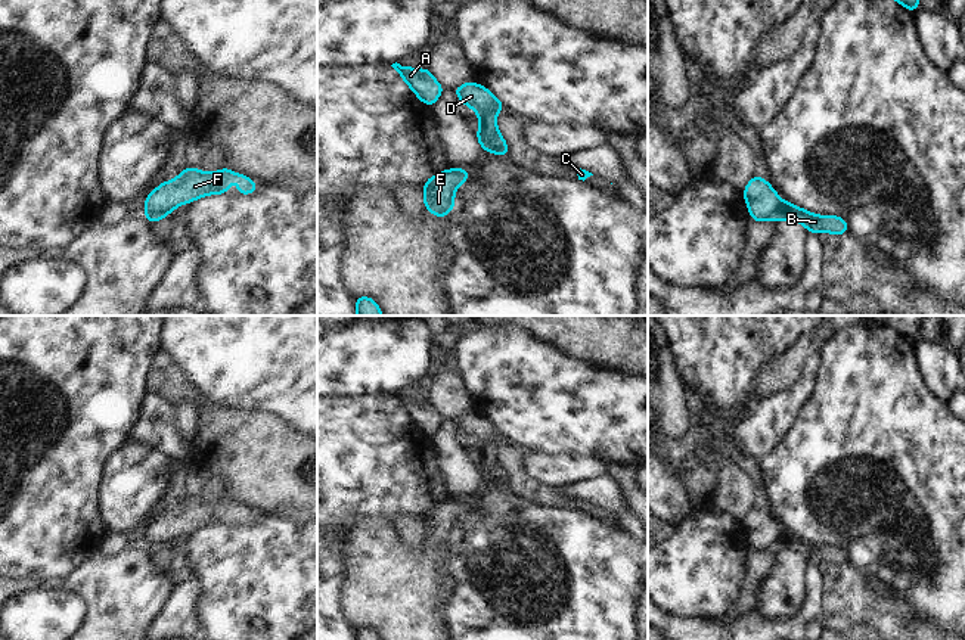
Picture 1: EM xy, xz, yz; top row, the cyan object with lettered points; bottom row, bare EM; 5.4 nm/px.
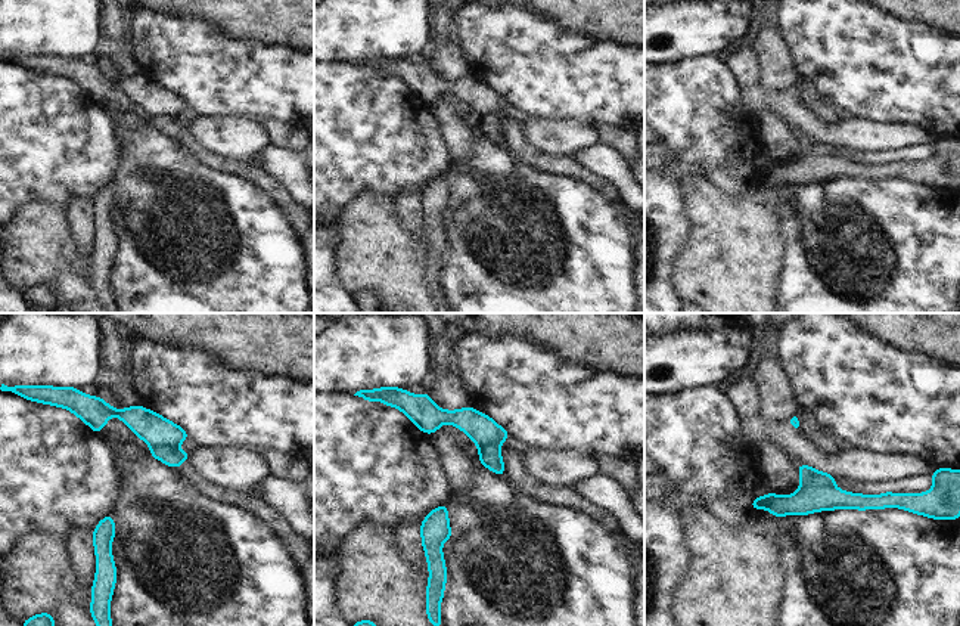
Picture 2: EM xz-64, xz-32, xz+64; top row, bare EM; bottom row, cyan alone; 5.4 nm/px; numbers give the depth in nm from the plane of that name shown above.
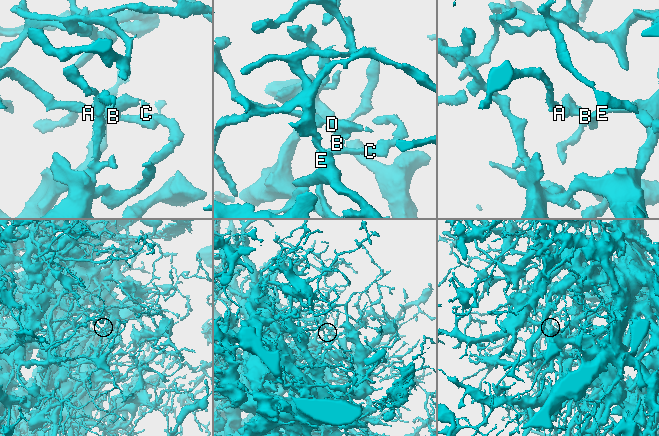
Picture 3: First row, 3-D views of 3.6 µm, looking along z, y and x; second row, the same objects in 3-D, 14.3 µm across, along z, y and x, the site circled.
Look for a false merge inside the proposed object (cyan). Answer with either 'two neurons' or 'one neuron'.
two neurons

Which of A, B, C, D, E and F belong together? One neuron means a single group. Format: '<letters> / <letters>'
A D F / B C E

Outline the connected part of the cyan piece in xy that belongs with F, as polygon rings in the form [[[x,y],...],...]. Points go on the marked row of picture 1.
[[[186,165],[174,180],[161,183],[145,199],[145,214],[170,212],[183,204],[190,204],[207,195],[221,195],[229,192],[232,178],[238,177],[238,193],[251,195],[258,189],[258,184],[248,175],[236,173],[230,168],[223,168],[214,173],[204,173],[202,170]]]

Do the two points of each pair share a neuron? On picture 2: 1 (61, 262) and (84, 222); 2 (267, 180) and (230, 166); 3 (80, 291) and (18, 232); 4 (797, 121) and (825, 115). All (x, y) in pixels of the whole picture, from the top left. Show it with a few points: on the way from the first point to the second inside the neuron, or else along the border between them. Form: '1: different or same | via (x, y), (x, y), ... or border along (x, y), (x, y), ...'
1: different | border along (68, 217), (75, 244), (72, 265), (90, 270)
2: same | via (258, 176), (239, 169)
3: same | via (65, 278), (33, 245)
4: different | border along (797, 98), (828, 124), (842, 120)

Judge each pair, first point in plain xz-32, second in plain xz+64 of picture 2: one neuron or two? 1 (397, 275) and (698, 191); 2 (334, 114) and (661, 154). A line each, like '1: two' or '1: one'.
1: one
2: two

